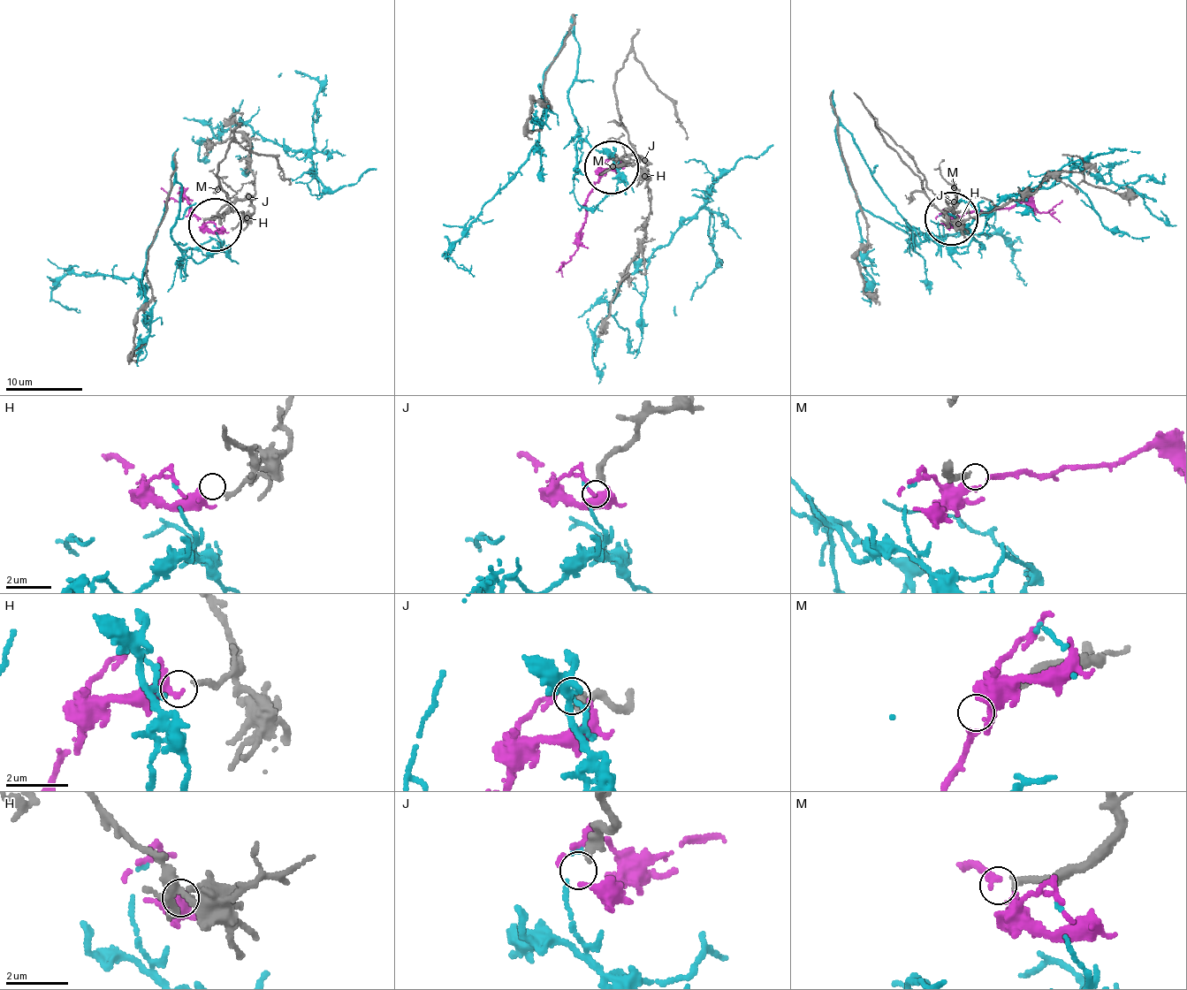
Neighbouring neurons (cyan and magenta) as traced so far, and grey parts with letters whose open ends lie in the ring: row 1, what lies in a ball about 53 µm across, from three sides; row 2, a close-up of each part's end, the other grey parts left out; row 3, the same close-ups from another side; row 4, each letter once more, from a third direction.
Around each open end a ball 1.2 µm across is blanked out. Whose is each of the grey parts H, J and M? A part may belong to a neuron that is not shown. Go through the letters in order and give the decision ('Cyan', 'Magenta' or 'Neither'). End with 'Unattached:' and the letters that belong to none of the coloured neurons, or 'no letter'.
H: Magenta
J: Neither
M: Neither
Unattached: J, M

